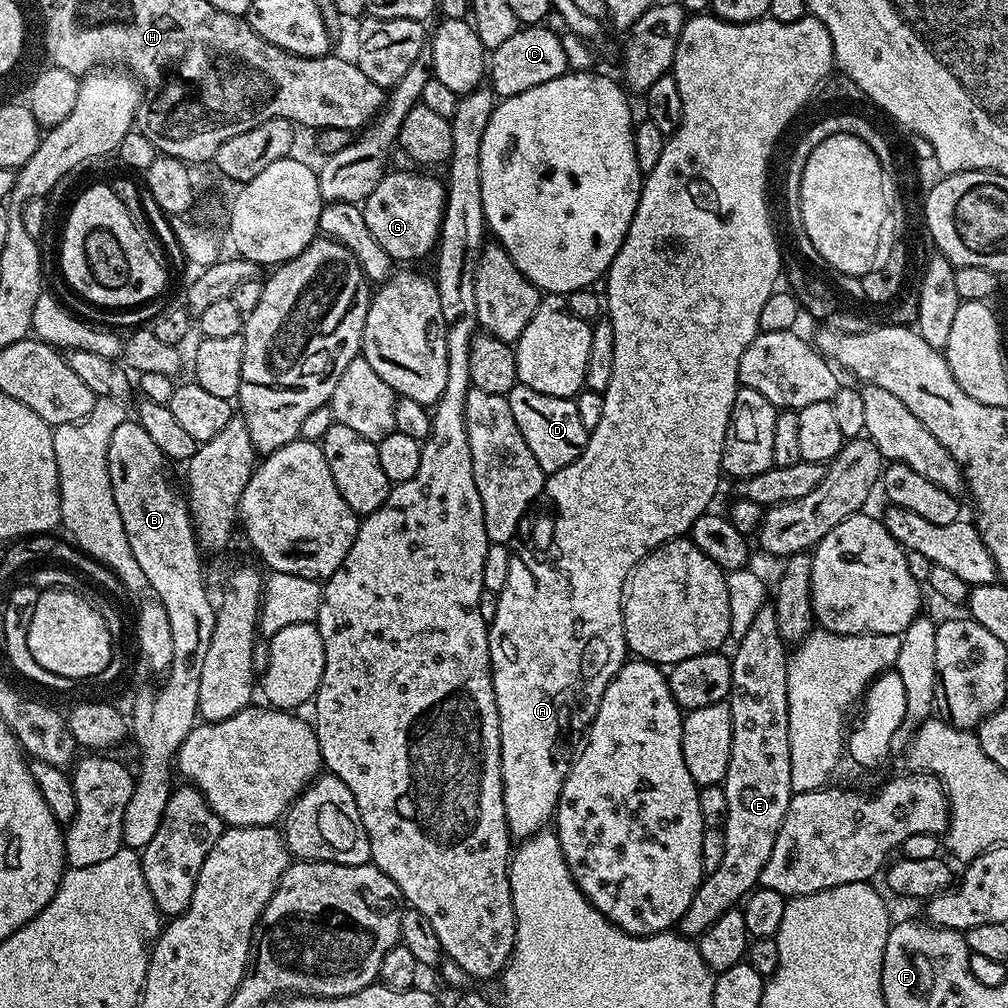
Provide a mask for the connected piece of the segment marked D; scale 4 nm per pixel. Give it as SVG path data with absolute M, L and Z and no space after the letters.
M519 382L508 391L507 398L510 402L510 414L514 414L514 422L518 422L518 430L522 430L522 438L526 438L530 454L534 454L534 459L538 461L538 466L542 466L545 474L570 466L570 462L574 462L582 454L590 430L582 426L575 399L551 397Z

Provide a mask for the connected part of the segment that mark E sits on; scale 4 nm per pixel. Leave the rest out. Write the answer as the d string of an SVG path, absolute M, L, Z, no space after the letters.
M770 606L759 608L742 638L735 641L736 653L731 653L730 690L727 704L730 706L732 719L732 745L730 746L730 762L722 781L726 794L726 822L722 829L726 838L726 854L722 854L722 866L718 870L707 873L700 881L694 898L682 914L678 928L689 938L698 938L726 910L737 907L759 885L760 875L770 858L770 850L774 850L774 838L782 826L782 818L786 818L786 806L790 806L790 798L794 795L790 782L790 726L788 725L788 695L786 694L786 678L788 677L789 651L784 639L778 634L778 618L774 618L774 610Z

